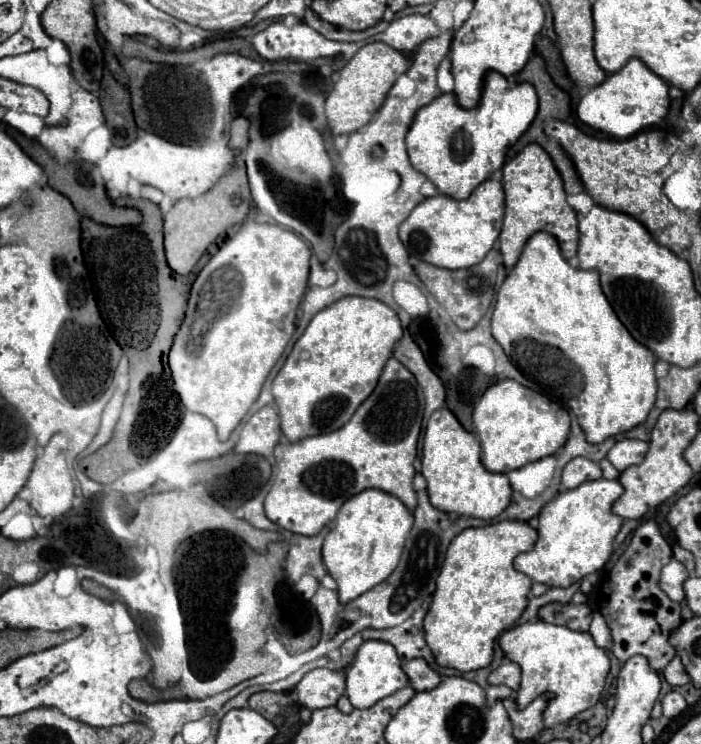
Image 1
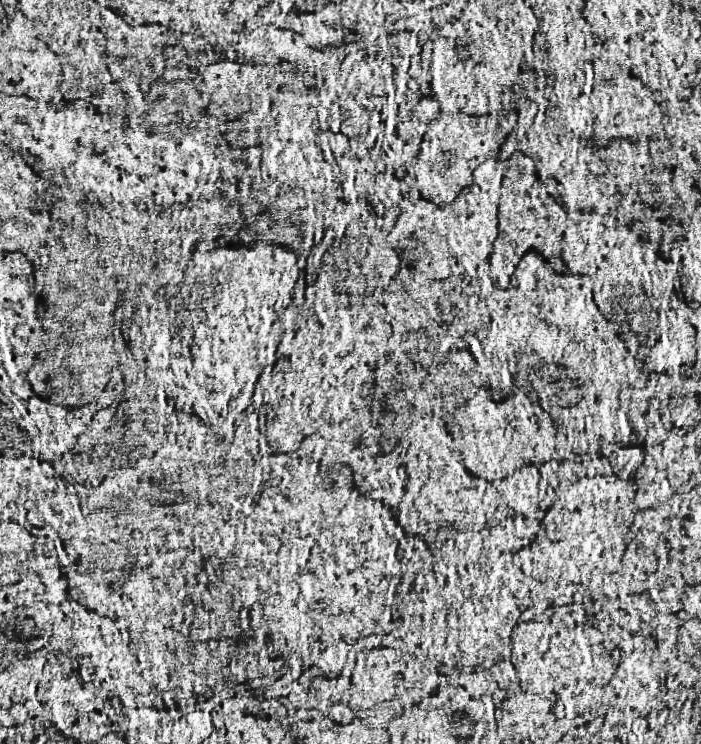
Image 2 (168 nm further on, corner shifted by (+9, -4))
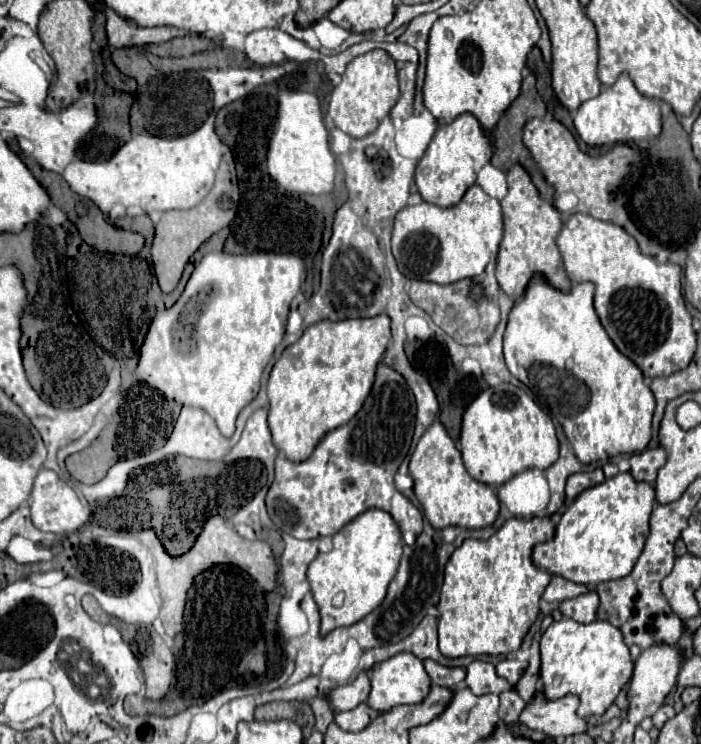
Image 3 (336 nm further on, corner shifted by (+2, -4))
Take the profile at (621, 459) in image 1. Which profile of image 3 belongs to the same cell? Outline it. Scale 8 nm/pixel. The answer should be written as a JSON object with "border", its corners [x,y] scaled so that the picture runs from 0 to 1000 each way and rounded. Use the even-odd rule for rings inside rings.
{"border":[[[943,599],[923,602],[923,605],[909,608],[897,616],[897,624],[900,624],[897,634],[906,645],[932,651],[937,642],[937,632],[949,624],[949,618],[951,618],[951,613],[949,613],[949,605]]]}

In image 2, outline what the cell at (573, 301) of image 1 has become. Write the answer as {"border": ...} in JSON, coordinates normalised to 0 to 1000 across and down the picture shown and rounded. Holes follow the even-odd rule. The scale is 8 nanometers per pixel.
{"border":[[[750,339],[736,352],[722,390],[702,406],[696,465],[730,511],[759,538],[765,535],[770,543],[785,546],[796,559],[816,610],[847,610],[870,594],[904,594],[913,586],[927,535],[919,495],[864,438],[845,403],[842,376],[836,371],[793,368],[773,344]]]}

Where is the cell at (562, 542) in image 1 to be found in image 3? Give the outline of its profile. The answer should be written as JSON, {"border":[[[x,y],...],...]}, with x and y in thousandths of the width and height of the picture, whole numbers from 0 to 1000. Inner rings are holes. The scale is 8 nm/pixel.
{"border":[[[897,634],[843,653],[809,680],[792,710],[792,720],[760,737],[760,758],[783,772],[835,788],[889,777],[903,766],[917,739],[932,677],[934,656],[920,648],[906,648]]]}

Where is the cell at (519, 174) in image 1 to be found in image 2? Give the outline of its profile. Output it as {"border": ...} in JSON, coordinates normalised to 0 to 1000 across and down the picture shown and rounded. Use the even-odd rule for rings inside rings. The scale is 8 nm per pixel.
{"border":[[[733,204],[716,220],[716,234],[719,234],[716,247],[705,258],[705,277],[710,285],[710,317],[696,344],[696,368],[702,379],[722,382],[733,363],[736,349],[753,336],[770,341],[793,368],[807,368],[807,358],[799,347],[805,293],[790,280],[790,272],[785,269],[779,253],[767,245],[765,218],[742,204]]]}

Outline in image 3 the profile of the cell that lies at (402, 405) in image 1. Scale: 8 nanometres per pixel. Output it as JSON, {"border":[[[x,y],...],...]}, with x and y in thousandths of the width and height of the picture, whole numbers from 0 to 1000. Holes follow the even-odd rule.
{"border":[[[541,489],[538,508],[535,508],[526,535],[521,538],[518,548],[495,570],[466,581],[455,591],[455,597],[449,599],[447,610],[438,618],[424,621],[424,624],[404,613],[392,618],[392,645],[381,661],[381,688],[389,704],[421,723],[441,726],[441,723],[475,720],[515,688],[526,683],[544,683],[563,696],[563,702],[572,710],[578,731],[592,731],[592,723],[603,712],[603,691],[586,677],[581,667],[575,667],[563,656],[563,648],[561,648],[561,640],[586,599],[592,554],[595,554],[592,532],[581,522],[581,513],[575,511],[575,505],[566,497],[555,495],[552,489]]]}

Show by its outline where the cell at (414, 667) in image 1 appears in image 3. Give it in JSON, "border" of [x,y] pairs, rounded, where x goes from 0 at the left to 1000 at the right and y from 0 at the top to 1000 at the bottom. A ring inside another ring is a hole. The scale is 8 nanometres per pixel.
{"border":[[[606,887],[603,892],[606,892],[606,901],[609,901],[615,917],[623,922],[649,925],[663,914],[663,898],[638,898],[638,895],[629,895],[618,887]]]}

